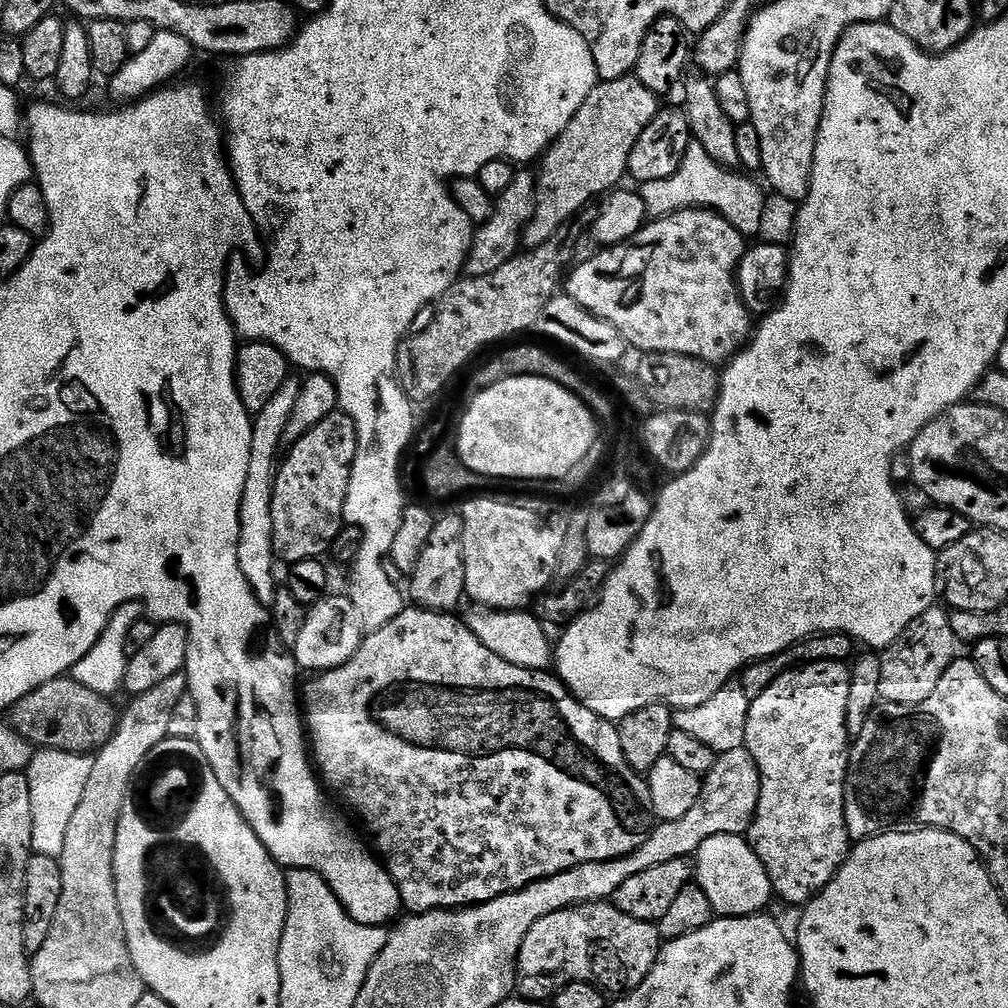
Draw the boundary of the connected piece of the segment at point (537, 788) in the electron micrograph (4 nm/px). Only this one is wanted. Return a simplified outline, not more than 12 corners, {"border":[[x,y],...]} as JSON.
{"border":[[405,606],[303,693],[405,913],[656,829],[617,725]]}

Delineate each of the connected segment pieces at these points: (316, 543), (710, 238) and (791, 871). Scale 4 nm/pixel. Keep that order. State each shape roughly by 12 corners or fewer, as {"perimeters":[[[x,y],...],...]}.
{"perimeters":[[[339,410],[287,449],[272,491],[274,550],[323,557],[345,525],[358,450]],[[710,208],[653,219],[567,273],[633,349],[720,366],[754,317],[746,238]],[[847,663],[748,705],[746,839],[807,905],[844,865]]]}

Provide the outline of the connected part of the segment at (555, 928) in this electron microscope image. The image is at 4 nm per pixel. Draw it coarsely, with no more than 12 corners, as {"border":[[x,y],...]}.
{"border":[[611,902],[530,926],[516,959],[525,1000],[586,982],[642,986],[656,924]]}

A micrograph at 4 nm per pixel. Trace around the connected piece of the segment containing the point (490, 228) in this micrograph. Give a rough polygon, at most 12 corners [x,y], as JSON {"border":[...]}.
{"border":[[517,171],[472,237],[466,272],[494,274],[522,248],[536,176]]}

